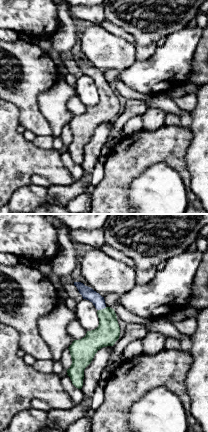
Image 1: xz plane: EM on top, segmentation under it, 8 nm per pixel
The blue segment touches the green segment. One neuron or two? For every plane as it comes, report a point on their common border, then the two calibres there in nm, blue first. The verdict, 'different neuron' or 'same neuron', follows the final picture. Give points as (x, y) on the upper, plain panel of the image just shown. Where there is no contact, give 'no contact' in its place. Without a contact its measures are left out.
contact (102, 84); calibres 100 and 190 nm

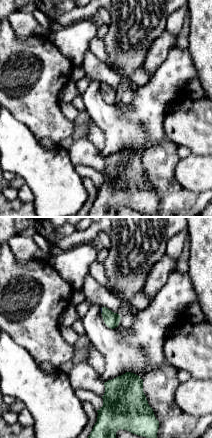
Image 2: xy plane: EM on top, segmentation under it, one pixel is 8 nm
contact (101, 87); calibres 20 and 120 nm

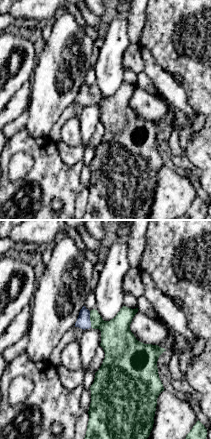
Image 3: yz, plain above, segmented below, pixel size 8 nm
contact (89, 95); calibres 110 and 240 nm

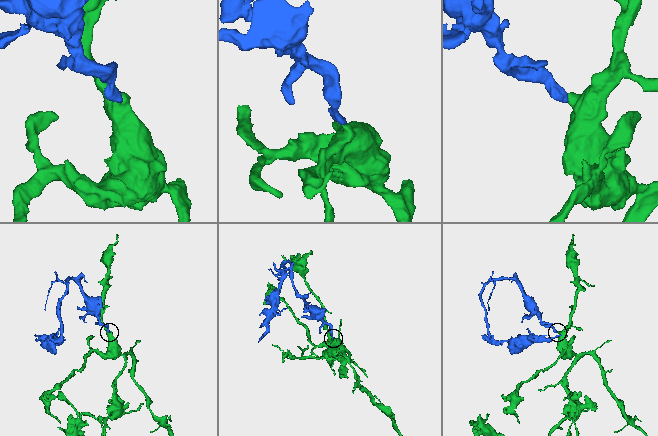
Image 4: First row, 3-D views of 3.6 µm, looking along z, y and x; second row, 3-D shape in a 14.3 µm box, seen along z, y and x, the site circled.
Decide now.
same neuron

